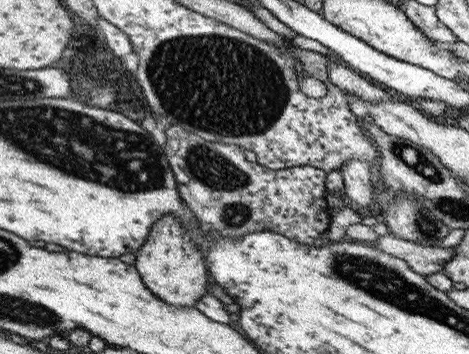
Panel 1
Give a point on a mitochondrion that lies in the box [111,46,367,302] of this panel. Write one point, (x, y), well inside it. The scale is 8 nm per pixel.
(228, 183)

